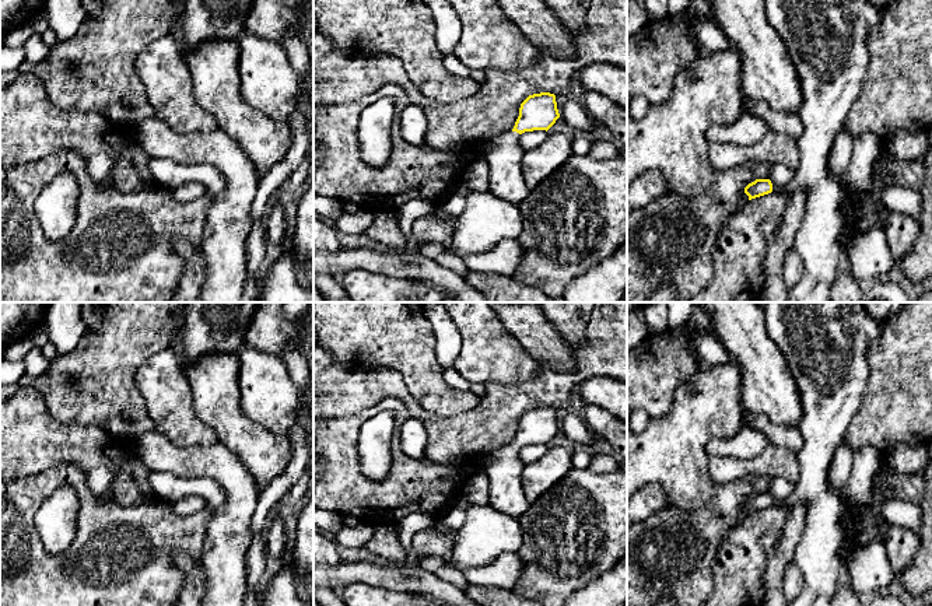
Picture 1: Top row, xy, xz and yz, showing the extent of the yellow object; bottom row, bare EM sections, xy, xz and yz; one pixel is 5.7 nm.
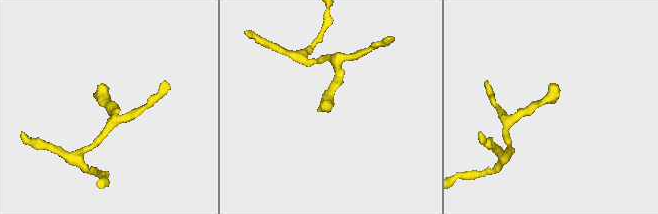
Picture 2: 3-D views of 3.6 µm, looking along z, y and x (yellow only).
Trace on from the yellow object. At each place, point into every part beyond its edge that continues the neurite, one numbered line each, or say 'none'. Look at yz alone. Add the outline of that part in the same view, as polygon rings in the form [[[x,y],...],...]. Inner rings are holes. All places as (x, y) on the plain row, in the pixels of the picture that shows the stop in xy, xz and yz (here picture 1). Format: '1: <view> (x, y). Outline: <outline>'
1: yz (826, 344). Outline: [[[763,302],[765,309],[765,326],[770,339],[777,344],[788,362],[789,371],[796,382],[802,403],[802,418],[799,421],[803,444],[798,463],[799,480],[791,495],[772,505],[789,509],[796,504],[806,507],[805,530],[793,554],[793,564],[800,570],[805,586],[802,592],[789,602],[789,606],[831,606],[837,591],[837,581],[844,561],[840,553],[844,530],[840,525],[842,514],[841,491],[828,487],[828,467],[844,441],[844,437],[859,413],[865,388],[869,379],[868,353],[882,333],[880,322],[873,319],[862,302]]]

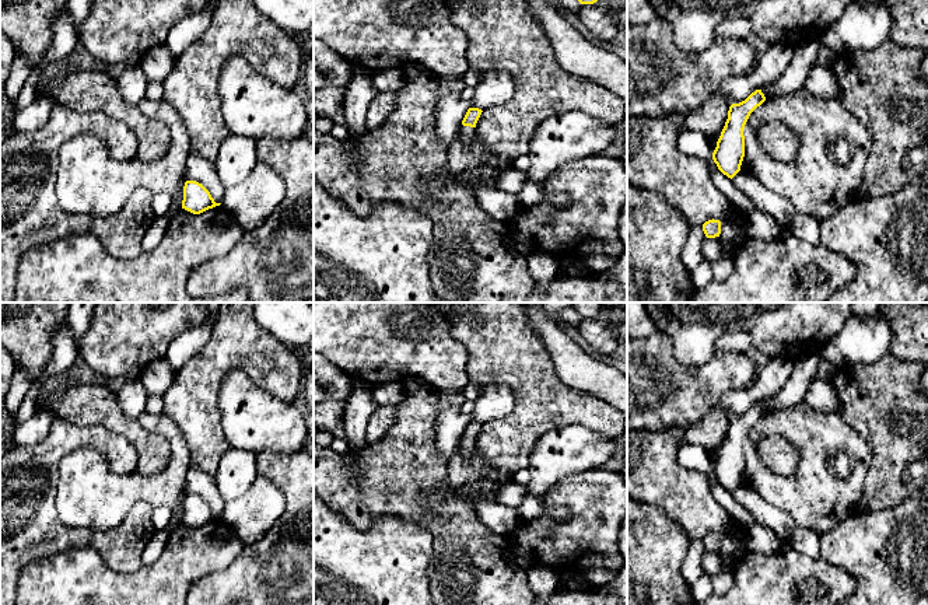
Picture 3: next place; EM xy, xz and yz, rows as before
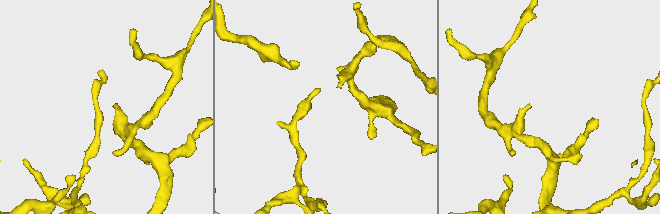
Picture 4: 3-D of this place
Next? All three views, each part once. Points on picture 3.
1: xz (468, 447). Outline: [[[462,440],[461,450],[465,457],[470,458],[474,454],[476,443],[470,440]]]

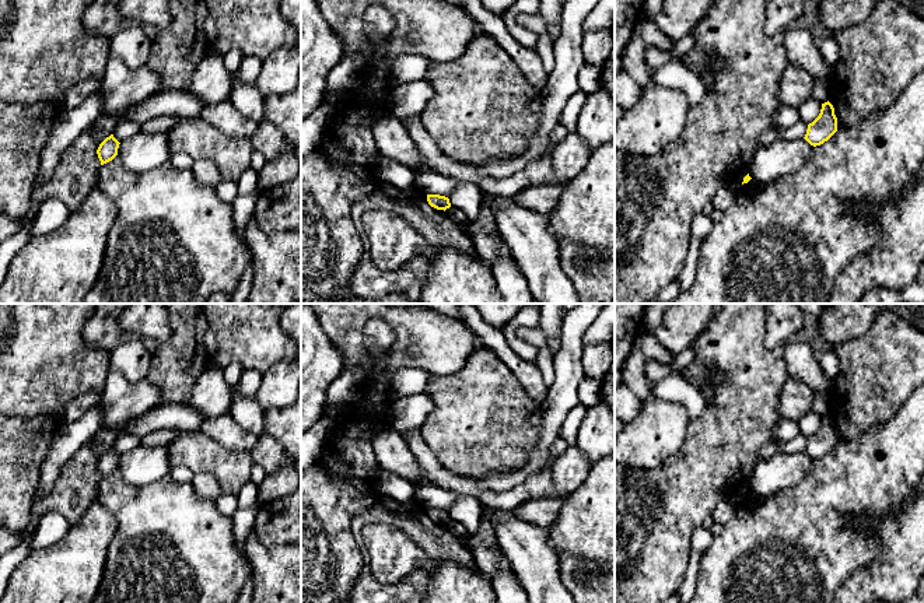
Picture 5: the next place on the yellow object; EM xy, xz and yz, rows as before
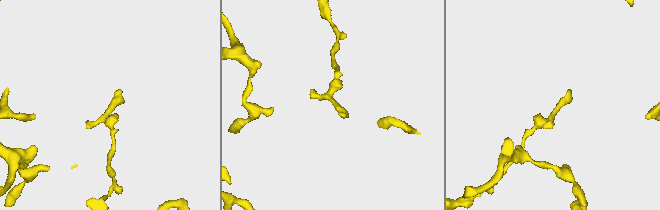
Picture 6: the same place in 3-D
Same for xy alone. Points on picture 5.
none

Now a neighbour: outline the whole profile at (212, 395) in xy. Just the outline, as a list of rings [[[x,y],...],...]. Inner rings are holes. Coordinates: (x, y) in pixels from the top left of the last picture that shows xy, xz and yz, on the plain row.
[[[210,361],[182,404],[195,407],[206,418],[231,413],[231,386],[224,379],[224,369]]]

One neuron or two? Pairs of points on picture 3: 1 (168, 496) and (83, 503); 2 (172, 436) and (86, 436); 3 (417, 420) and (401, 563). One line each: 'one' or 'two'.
1: one
2: two
3: two

